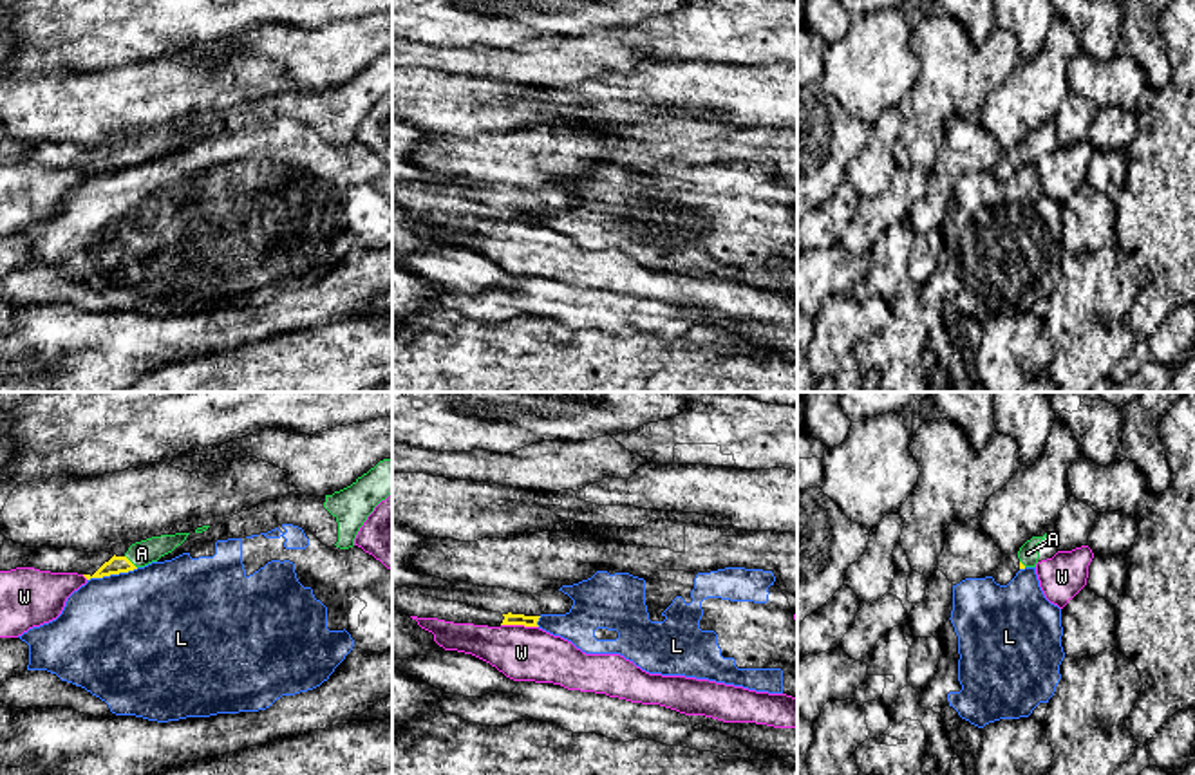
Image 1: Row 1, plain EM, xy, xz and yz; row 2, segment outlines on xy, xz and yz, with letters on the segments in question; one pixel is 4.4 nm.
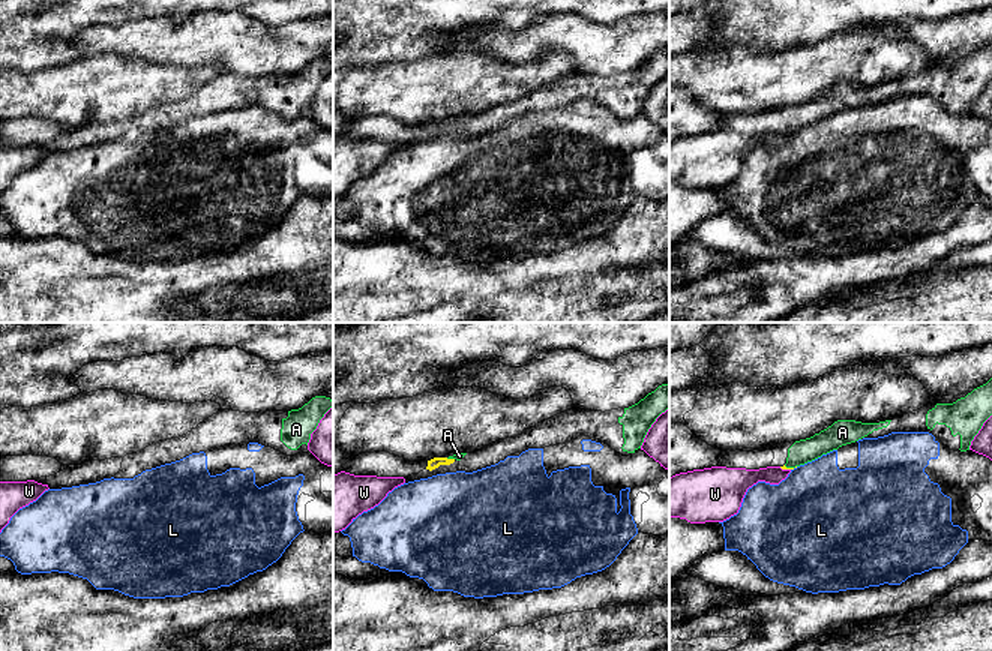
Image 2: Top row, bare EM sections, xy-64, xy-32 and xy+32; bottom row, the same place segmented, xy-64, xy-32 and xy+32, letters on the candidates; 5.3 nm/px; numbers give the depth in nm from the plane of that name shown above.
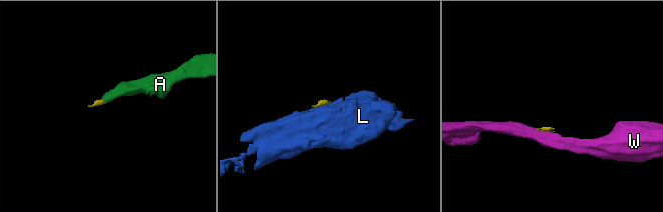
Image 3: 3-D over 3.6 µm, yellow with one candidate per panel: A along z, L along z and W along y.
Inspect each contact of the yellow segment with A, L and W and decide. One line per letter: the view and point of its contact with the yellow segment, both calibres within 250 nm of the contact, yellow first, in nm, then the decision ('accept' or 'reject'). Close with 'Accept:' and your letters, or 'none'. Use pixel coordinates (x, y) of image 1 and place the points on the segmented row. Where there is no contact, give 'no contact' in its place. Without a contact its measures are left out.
A: xy (131, 562) | 80/110 nm | accept
L: xy (112, 573) | 80/480 nm | reject
W: xz (519, 624) | 50/240 nm | reject
Accept: A

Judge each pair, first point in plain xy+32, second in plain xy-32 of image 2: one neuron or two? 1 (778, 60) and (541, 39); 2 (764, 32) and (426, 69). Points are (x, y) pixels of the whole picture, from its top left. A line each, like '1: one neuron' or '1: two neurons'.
1: two neurons
2: two neurons

